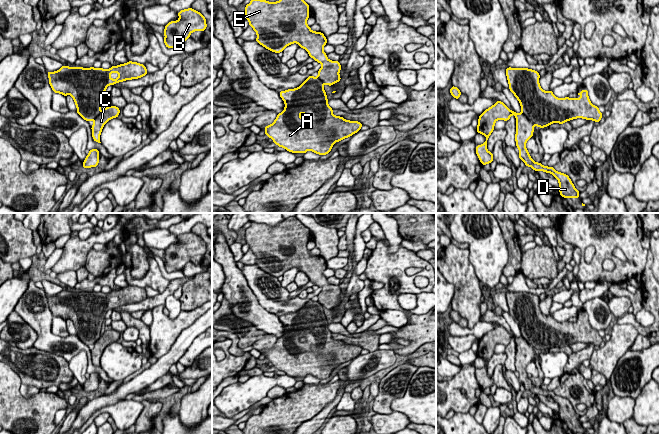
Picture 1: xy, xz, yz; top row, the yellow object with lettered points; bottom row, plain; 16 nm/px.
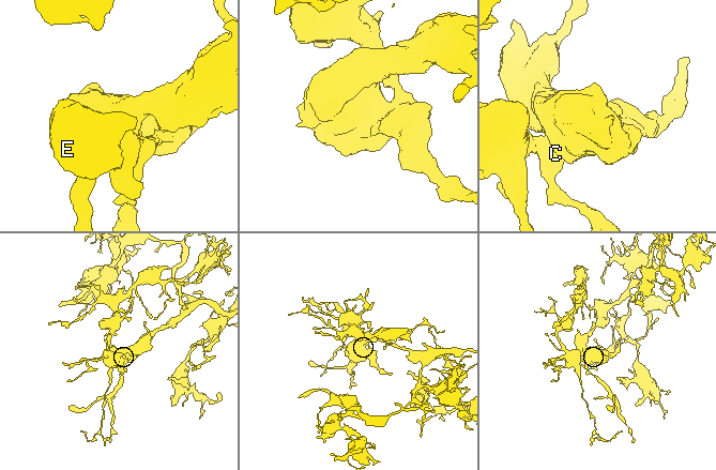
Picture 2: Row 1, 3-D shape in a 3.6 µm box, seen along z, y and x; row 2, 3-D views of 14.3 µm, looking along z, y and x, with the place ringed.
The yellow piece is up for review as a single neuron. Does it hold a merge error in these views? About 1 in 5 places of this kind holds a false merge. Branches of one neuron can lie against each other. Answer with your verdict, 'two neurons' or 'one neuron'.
one neuron

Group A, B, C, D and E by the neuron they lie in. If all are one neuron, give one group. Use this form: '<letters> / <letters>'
A B C D E

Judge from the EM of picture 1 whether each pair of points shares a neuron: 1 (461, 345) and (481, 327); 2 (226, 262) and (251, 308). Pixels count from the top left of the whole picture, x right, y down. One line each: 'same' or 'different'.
1: different
2: same

